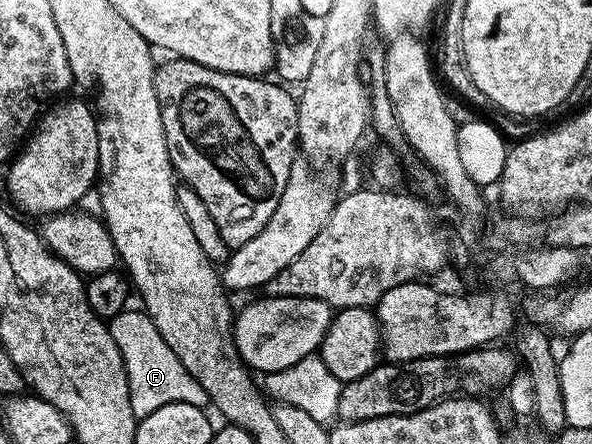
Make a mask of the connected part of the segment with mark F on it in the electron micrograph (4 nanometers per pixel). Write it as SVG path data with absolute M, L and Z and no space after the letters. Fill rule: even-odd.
M126 311L108 322L111 335L123 355L123 363L129 380L131 395L131 411L135 411L138 419L151 415L151 411L159 411L159 407L167 407L167 403L191 403L202 407L210 404L207 391L199 387L197 380L179 363L175 351L167 347L163 335L155 327L148 313Z

